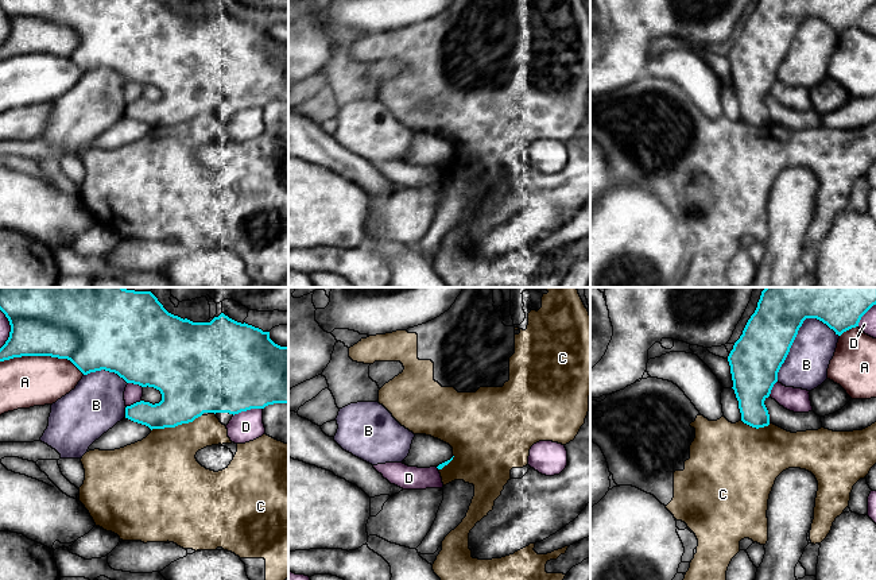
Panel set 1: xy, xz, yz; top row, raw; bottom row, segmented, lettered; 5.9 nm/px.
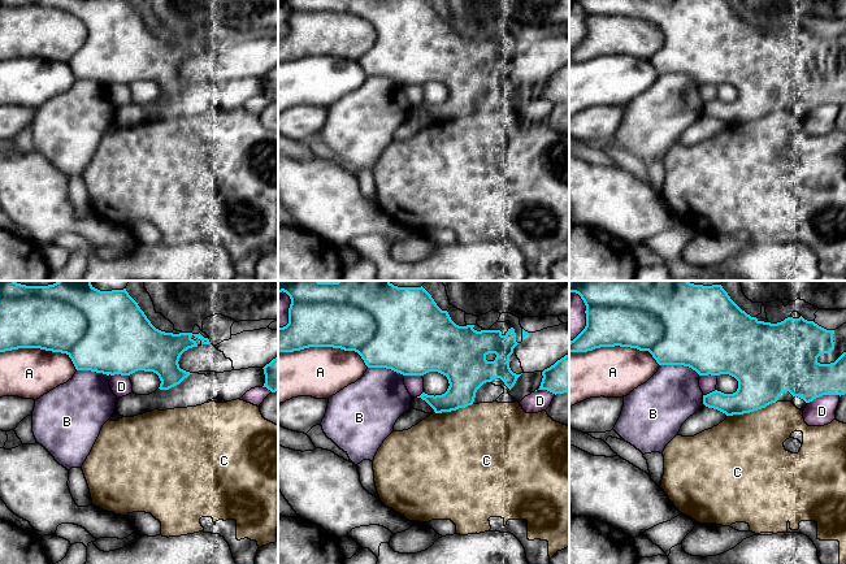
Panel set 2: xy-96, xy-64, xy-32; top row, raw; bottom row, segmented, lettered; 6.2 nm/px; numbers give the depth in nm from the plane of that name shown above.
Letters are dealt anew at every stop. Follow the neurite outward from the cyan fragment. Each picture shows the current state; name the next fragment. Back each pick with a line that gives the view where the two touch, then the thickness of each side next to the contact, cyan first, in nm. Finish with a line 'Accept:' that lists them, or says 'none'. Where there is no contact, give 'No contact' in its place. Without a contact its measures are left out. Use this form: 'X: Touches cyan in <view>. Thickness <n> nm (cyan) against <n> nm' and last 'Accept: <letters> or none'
C: Touches cyan in xy. Thickness 360 nm (cyan) against 400 nm
Accept: C

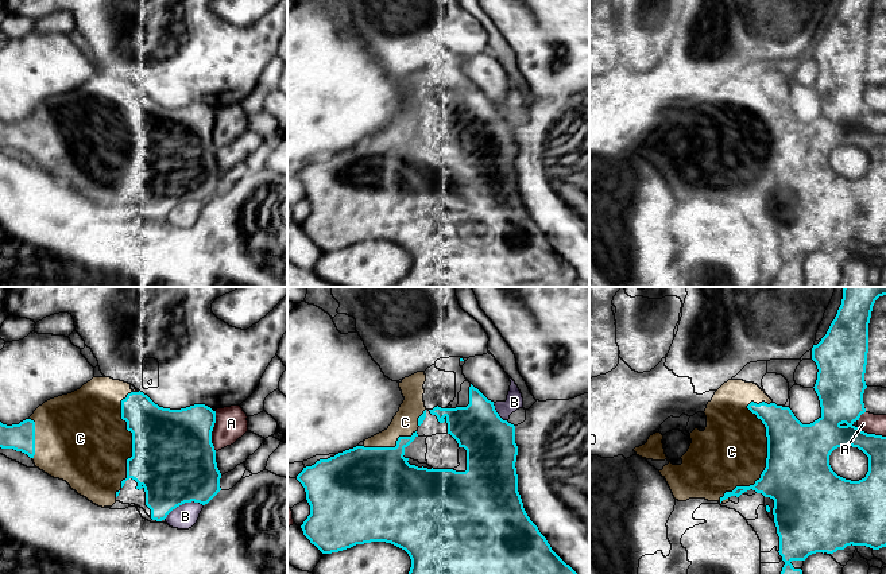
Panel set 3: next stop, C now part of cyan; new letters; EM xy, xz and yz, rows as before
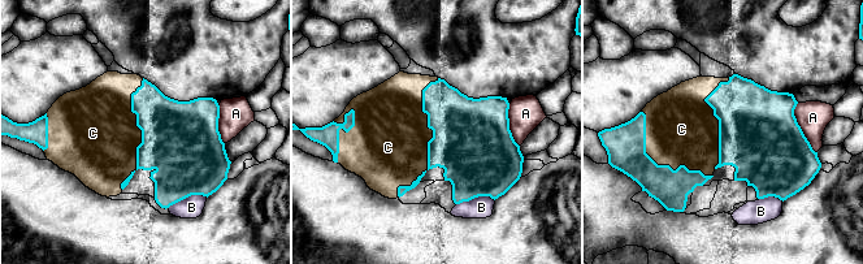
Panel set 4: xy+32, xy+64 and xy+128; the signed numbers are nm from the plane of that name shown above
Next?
C: Touches cyan in yz. Thickness 400 nm (cyan) against 420 nm
Accept: C

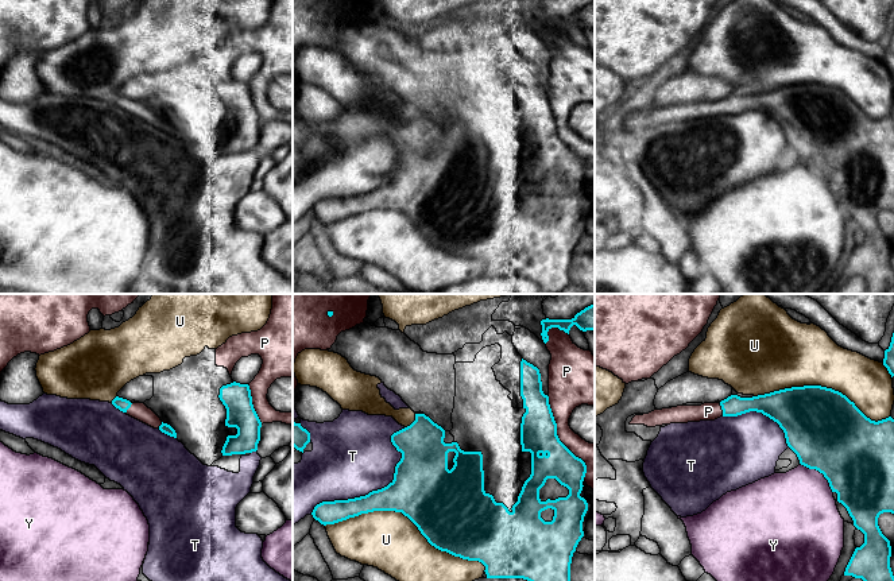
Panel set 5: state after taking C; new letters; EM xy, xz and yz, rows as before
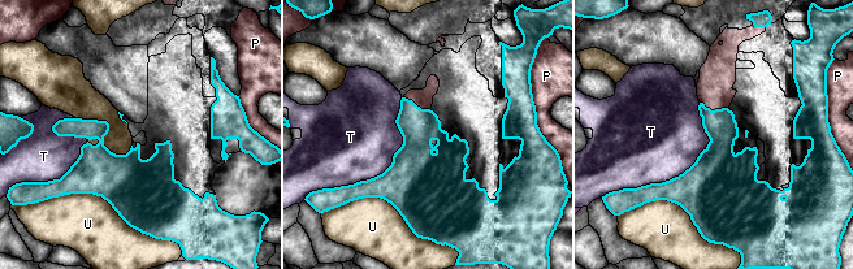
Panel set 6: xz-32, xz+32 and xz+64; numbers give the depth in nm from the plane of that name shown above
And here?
Accept: none

